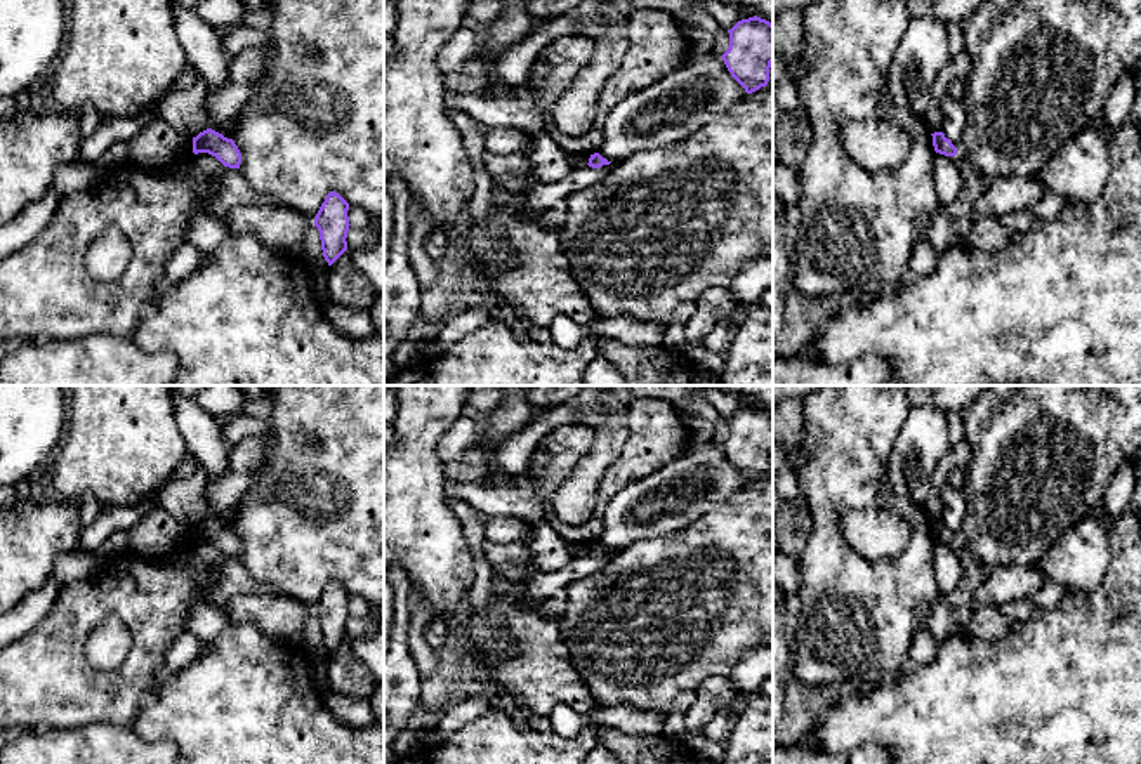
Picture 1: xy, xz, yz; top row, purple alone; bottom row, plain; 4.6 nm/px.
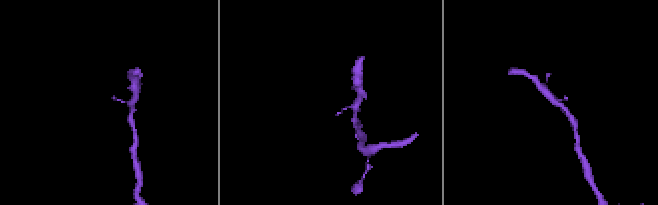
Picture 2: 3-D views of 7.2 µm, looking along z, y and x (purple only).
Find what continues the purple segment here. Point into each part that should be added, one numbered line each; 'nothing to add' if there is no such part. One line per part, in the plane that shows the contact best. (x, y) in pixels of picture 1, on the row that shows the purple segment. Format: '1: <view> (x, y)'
nothing to add

